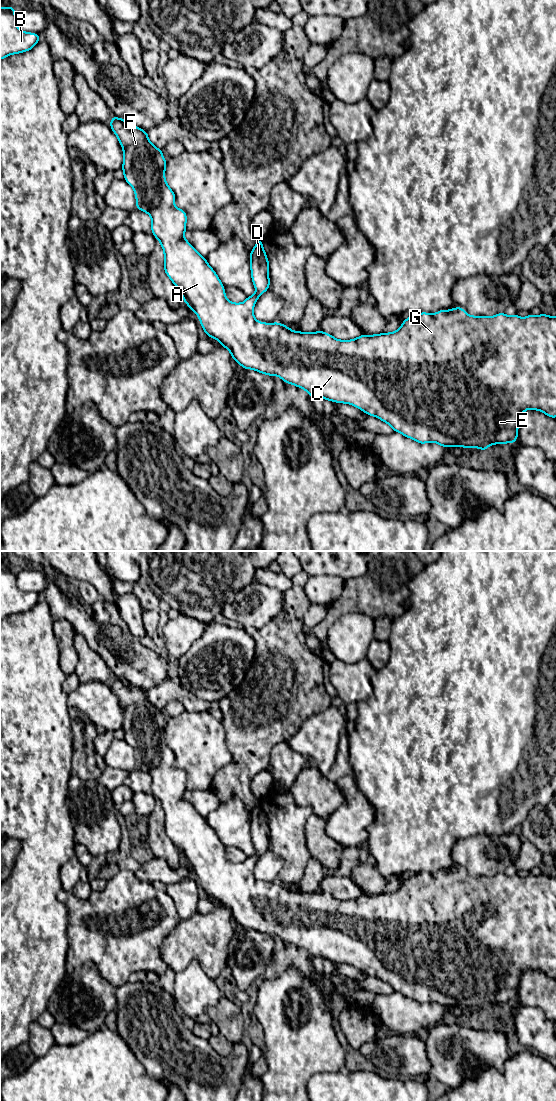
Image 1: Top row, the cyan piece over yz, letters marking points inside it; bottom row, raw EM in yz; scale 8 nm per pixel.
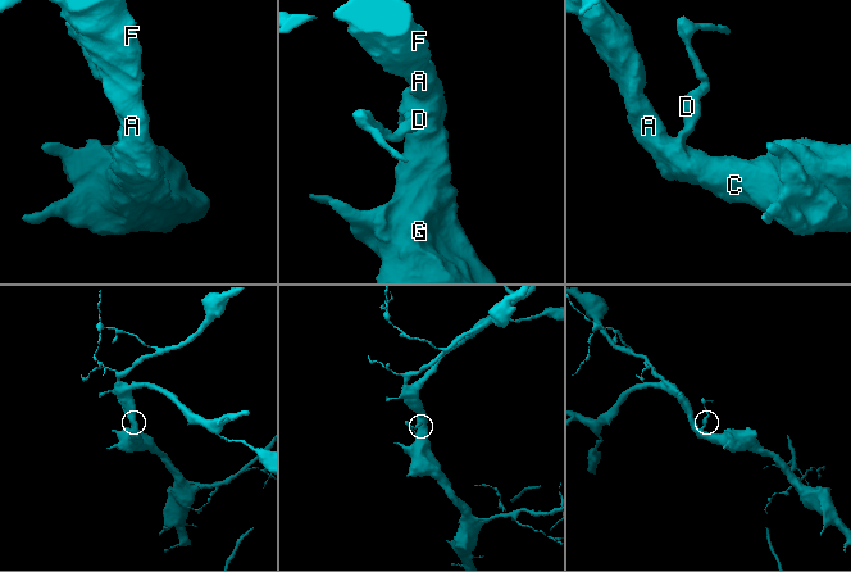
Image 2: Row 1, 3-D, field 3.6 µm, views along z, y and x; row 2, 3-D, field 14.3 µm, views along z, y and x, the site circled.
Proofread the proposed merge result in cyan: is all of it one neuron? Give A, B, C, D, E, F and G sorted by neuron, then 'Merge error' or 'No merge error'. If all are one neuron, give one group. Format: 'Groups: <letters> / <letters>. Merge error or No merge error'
Groups: A B C D E F G. No merge error

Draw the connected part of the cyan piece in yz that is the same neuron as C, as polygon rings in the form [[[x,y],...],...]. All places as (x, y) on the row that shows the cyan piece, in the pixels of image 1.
[[[112,116],[110,127],[117,136],[120,145],[123,147],[123,165],[124,180],[132,186],[136,197],[136,208],[148,213],[151,216],[151,230],[156,239],[160,241],[160,245],[164,251],[164,271],[171,279],[173,284],[181,290],[181,297],[186,302],[188,307],[193,310],[200,320],[204,332],[210,337],[217,339],[221,346],[227,348],[235,360],[244,369],[256,370],[259,373],[269,376],[278,376],[285,383],[295,385],[301,389],[305,389],[310,397],[320,396],[324,400],[333,401],[336,403],[346,403],[359,408],[370,416],[375,416],[383,422],[389,424],[395,432],[399,432],[405,437],[415,440],[419,444],[434,442],[445,448],[452,446],[466,447],[472,449],[477,447],[484,452],[489,445],[493,444],[513,444],[518,439],[518,427],[521,414],[527,409],[542,411],[547,416],[556,418],[556,317],[540,314],[534,316],[529,314],[525,318],[519,317],[517,314],[508,316],[504,312],[498,313],[492,317],[486,316],[471,316],[465,312],[462,307],[455,307],[451,310],[439,310],[435,314],[431,313],[416,313],[405,319],[401,327],[391,333],[381,333],[376,335],[364,335],[347,341],[334,338],[332,335],[317,331],[312,333],[292,331],[288,326],[276,323],[258,322],[253,315],[253,309],[256,301],[262,293],[269,289],[269,262],[267,255],[263,249],[262,239],[257,239],[255,247],[250,252],[250,268],[251,277],[256,288],[256,292],[243,303],[230,302],[224,292],[224,285],[219,280],[216,272],[208,264],[206,258],[199,254],[193,246],[184,238],[186,231],[186,212],[174,206],[176,197],[174,192],[168,186],[165,180],[165,168],[167,161],[164,159],[162,149],[156,148],[148,138],[148,132],[140,129],[138,126],[130,126],[124,118]]]

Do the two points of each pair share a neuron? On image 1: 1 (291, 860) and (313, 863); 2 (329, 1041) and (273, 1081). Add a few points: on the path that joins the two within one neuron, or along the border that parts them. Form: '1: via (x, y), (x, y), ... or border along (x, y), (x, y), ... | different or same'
1: border along (311, 857), (306, 864), (302, 877), (294, 882) | different
2: via (315, 1044), (311, 1045), (287, 1069) | same

